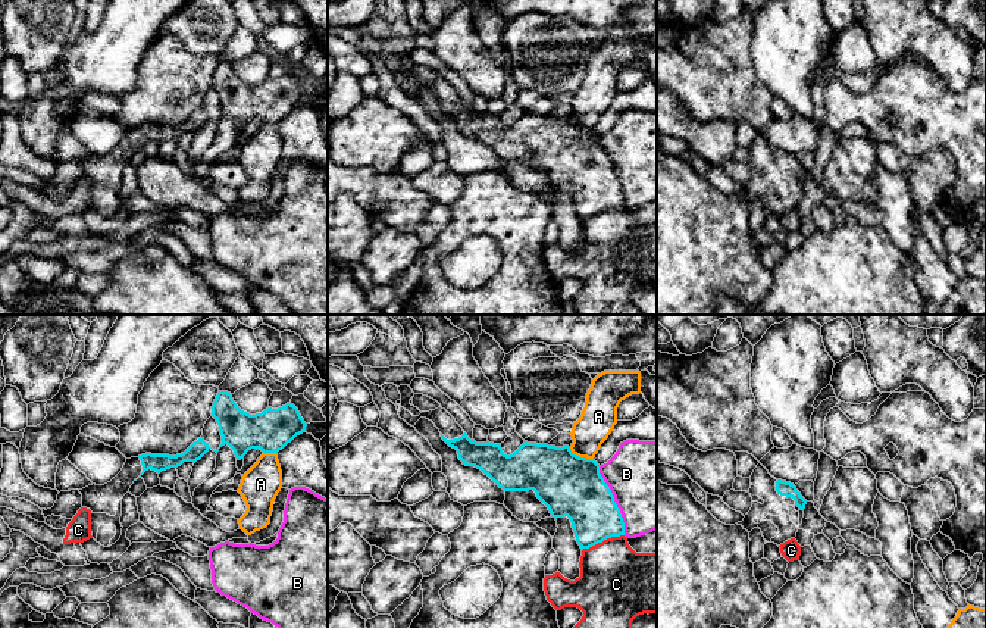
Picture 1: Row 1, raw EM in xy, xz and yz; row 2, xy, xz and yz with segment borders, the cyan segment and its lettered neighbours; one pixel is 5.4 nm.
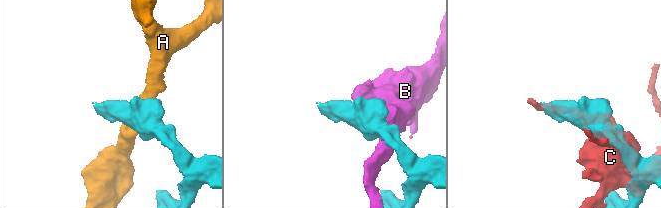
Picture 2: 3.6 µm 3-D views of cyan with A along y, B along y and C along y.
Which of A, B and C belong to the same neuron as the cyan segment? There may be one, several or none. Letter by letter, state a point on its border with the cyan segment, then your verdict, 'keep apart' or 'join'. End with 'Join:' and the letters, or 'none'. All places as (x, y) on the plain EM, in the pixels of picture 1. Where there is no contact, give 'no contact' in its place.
A: contact xz (581, 128); keep apart
B: contact xz (613, 171); keep apart
C: contact xz (603, 211); keep apart
Join: none

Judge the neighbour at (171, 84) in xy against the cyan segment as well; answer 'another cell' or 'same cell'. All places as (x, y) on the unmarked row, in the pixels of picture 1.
another cell

